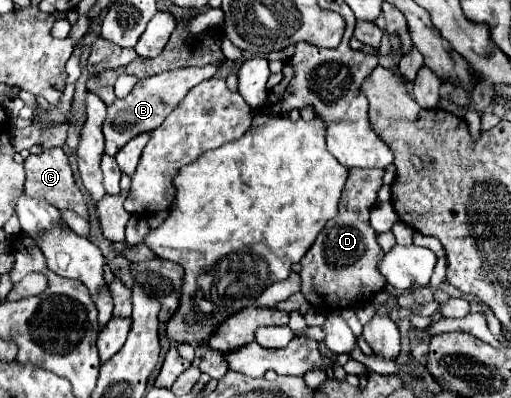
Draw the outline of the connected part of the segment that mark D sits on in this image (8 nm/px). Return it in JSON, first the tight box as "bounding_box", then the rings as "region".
{"bounding_box":[301,169,385,311],"region":[[[349,169],[347,175],[347,183],[343,187],[341,199],[339,199],[339,215],[331,221],[325,223],[323,231],[317,235],[315,243],[311,245],[311,251],[307,251],[301,259],[301,293],[311,301],[311,305],[315,305],[315,295],[319,295],[321,307],[323,311],[329,311],[331,307],[355,307],[363,301],[369,301],[377,291],[381,291],[385,287],[385,279],[383,275],[377,271],[377,261],[383,257],[383,249],[377,243],[377,233],[369,223],[369,211],[375,205],[377,199],[377,191],[381,189],[381,169]]]}

